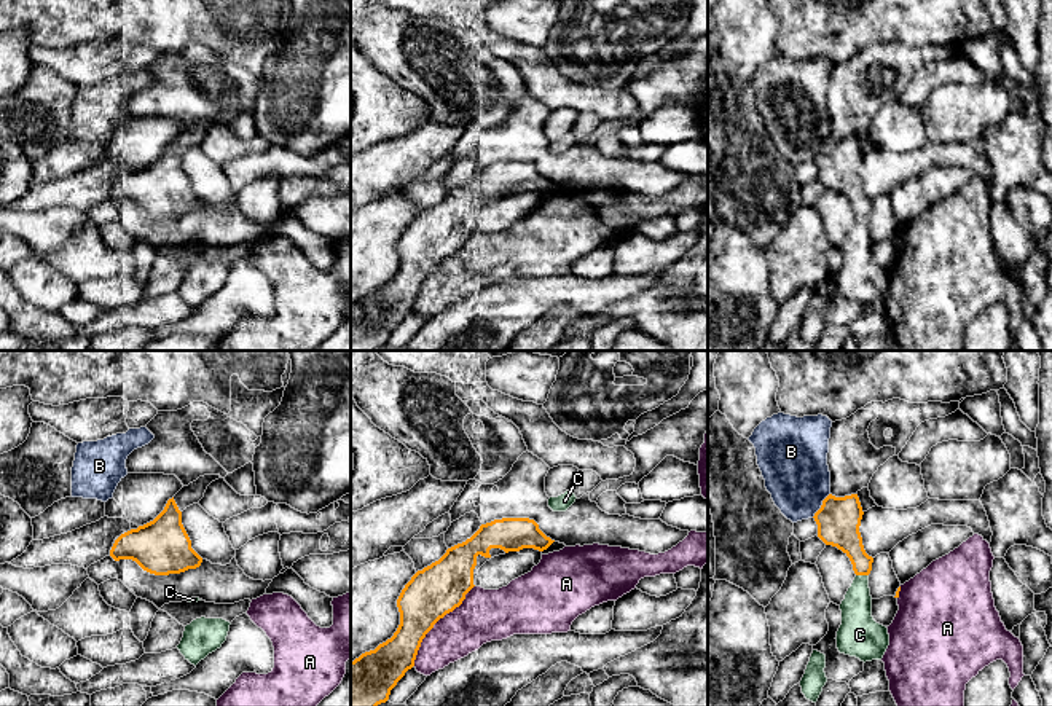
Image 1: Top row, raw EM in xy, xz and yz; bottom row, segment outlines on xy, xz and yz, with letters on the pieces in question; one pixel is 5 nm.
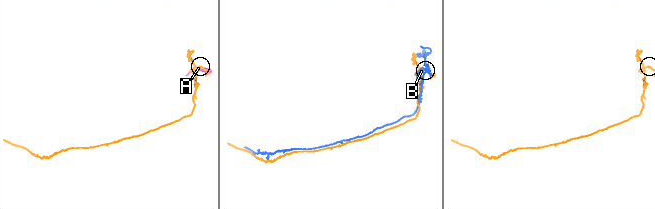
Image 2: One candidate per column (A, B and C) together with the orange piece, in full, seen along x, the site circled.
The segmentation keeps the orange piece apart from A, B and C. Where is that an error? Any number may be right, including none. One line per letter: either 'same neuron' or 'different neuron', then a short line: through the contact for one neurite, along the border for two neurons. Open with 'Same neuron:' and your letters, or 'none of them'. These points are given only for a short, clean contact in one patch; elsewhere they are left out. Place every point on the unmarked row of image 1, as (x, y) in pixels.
Same neuron: C
A: different neuron
B: different neuron
C: same neuron | yz (842, 172), (863, 207), (863, 217), (858, 238), (858, 266)

